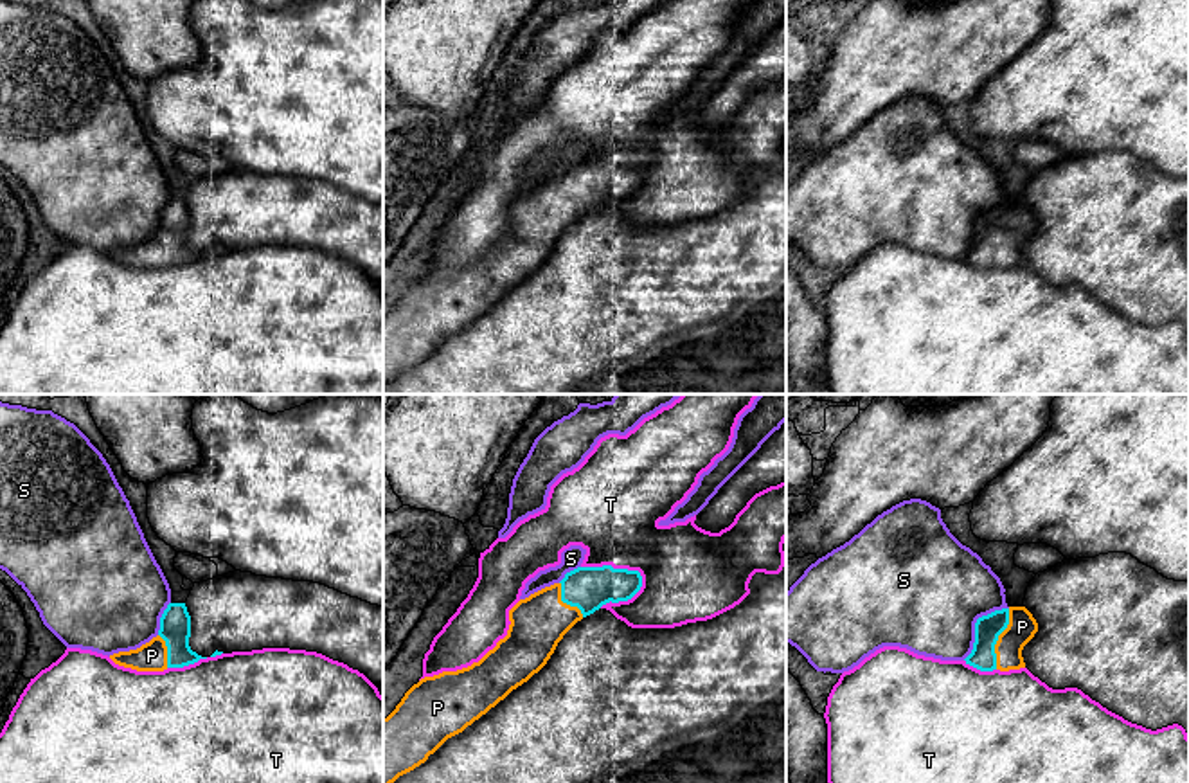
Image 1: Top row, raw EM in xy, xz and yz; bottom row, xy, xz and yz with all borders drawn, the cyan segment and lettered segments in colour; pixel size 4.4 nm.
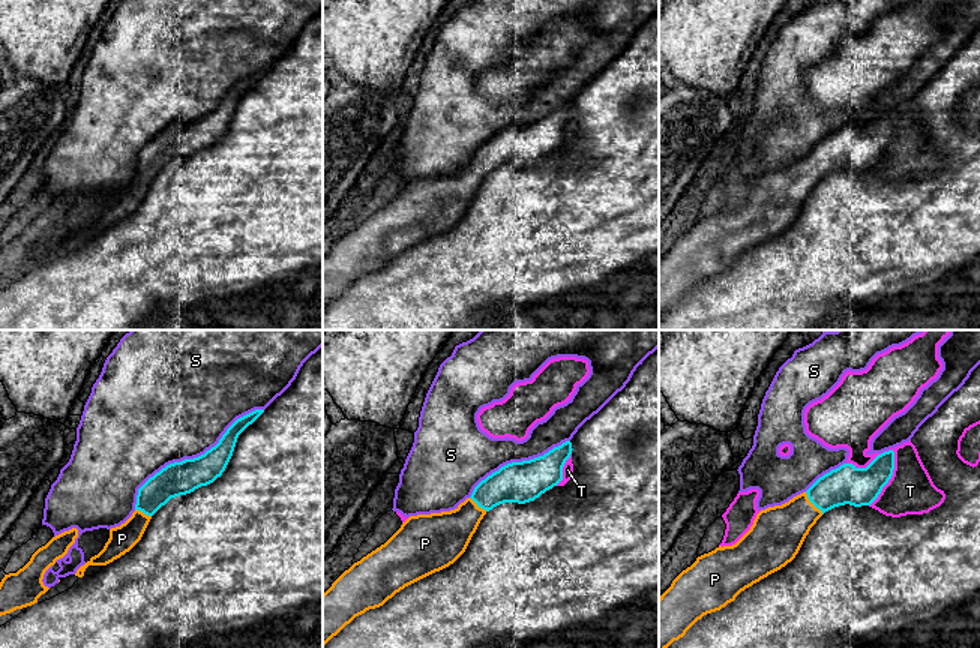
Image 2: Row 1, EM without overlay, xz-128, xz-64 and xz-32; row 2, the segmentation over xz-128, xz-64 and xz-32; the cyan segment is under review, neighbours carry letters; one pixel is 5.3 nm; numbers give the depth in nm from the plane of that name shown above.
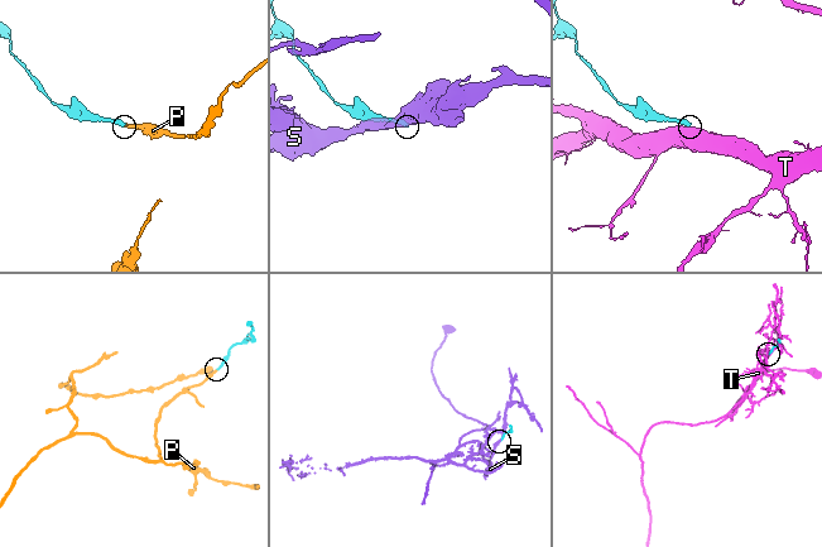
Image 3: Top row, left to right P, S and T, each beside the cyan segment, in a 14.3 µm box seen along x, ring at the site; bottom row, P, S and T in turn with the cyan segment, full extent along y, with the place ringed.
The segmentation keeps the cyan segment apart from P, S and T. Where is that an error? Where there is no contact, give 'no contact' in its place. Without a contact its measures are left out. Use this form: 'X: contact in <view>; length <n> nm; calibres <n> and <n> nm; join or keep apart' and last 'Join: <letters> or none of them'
P: contact in yz; length 280 nm; calibres 120 and 130 nm; join
S: contact in yz; length 320 nm; calibres 120 and 480 nm; keep apart
T: contact in xz; length 300 nm; calibres 190 and 400 nm; keep apart
Join: P

